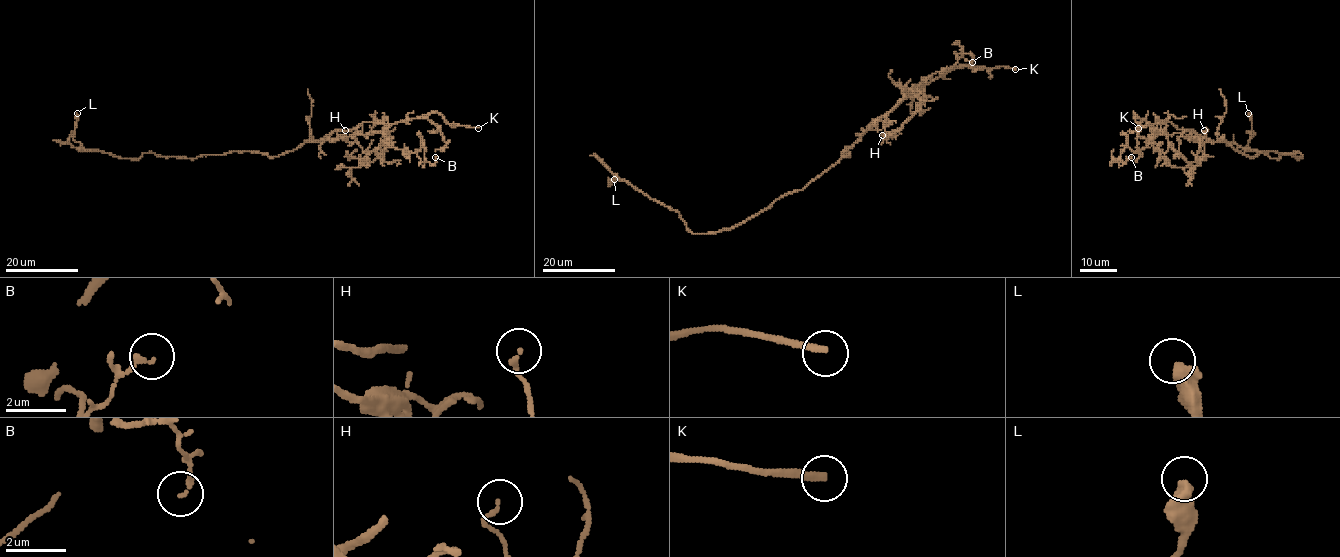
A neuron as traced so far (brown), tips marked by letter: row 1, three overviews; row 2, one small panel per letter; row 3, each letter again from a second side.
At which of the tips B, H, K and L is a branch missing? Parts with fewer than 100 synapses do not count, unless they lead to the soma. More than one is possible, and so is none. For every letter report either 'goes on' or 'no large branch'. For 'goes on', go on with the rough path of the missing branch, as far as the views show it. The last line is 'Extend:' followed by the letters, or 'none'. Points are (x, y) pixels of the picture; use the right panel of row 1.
B: no large branch
H: no large branch
K: goes on | (1138, 128), (1157, 130), (1166, 124), (1192, 129)
L: no large branch
Extend: K

